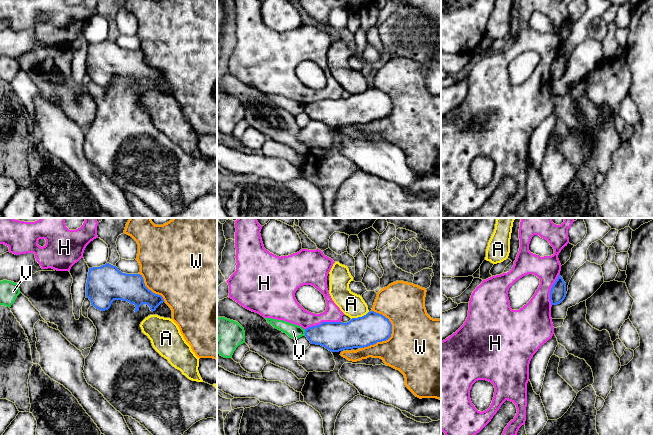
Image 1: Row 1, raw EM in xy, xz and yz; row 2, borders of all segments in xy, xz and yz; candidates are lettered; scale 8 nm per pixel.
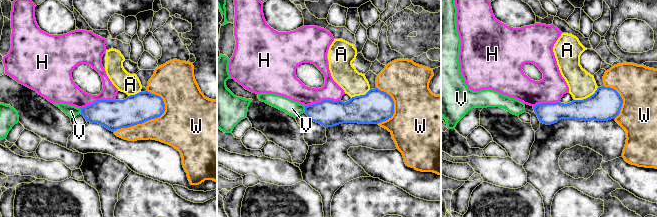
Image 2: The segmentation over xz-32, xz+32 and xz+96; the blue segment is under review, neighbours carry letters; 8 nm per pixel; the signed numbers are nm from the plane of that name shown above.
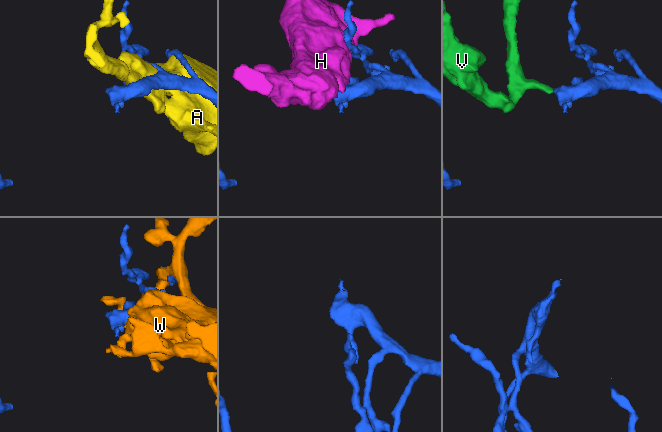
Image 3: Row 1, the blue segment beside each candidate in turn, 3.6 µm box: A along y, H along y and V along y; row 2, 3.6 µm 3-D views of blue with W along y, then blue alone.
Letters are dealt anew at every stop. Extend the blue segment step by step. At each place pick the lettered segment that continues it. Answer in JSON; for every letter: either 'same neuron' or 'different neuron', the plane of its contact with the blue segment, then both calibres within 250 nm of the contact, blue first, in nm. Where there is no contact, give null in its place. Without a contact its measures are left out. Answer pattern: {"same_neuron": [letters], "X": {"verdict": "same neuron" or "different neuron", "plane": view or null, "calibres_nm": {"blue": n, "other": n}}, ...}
{"same_neuron": [], "A": {"verdict": "different neuron", "plane": "xz", "calibres_nm": {"blue": 240, "other": 190}}, "H": {"verdict": "different neuron", "plane": "xz", "calibres_nm": {"blue": 240, "other": 170}}, "V": {"verdict": "different neuron", "plane": "xz", "calibres_nm": {"blue": 240, "other": 110}}, "W": {"verdict": "different neuron", "plane": "xz", "calibres_nm": {"blue": 240, "other": 420}}}

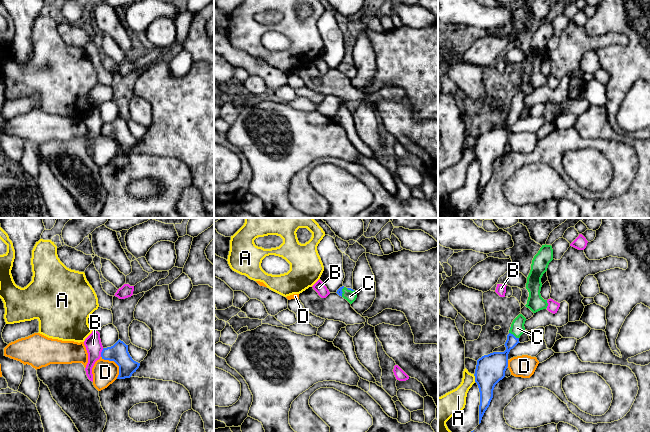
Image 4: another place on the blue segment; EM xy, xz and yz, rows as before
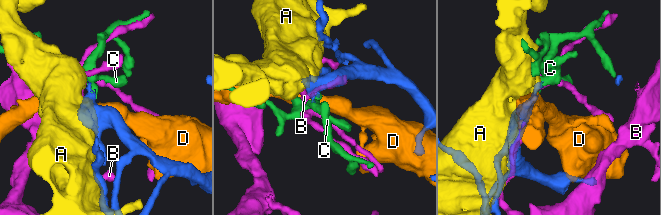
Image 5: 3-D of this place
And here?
{"same_neuron": ["C"], "A": {"verdict": "different neuron", "plane": "yz", "calibres_nm": {"blue": 240, "other": 180}}, "B": {"verdict": "different neuron", "plane": "xy", "calibres_nm": {"blue": 150, "other": 130}}, "C": {"verdict": "same neuron", "plane": "yz", "calibres_nm": {"blue": 160, "other": 110}}, "D": {"verdict": "different neuron", "plane": "xy", "calibres_nm": {"blue": 150, "other": 200}}}

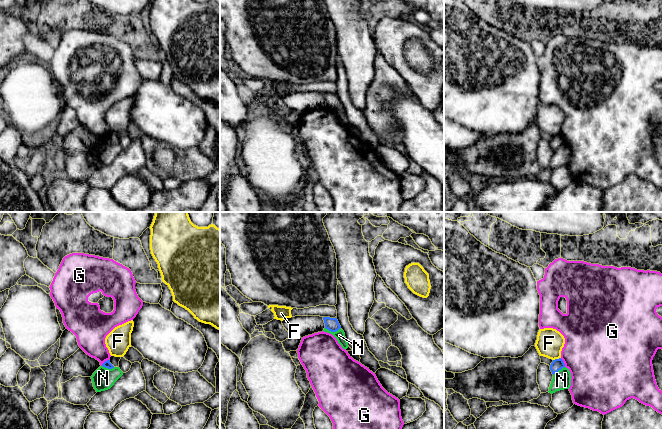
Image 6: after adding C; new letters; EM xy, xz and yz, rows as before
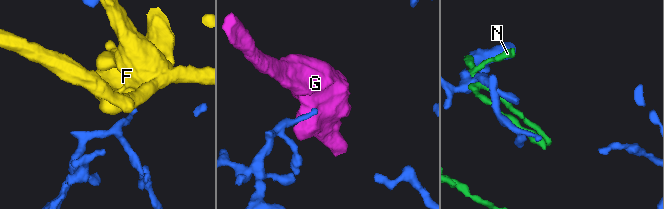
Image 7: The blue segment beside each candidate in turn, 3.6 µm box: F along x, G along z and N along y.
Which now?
{"same_neuron": [], "F": {"verdict": "different neuron", "plane": "yz", "calibres_nm": {"blue": 90, "other": 220}}, "G": {"verdict": "different neuron", "plane": "yz", "calibres_nm": {"blue": 90, "other": 480}}, "N": {"verdict": "different neuron", "plane": "xz", "calibres_nm": {"blue": 110, "other": 80}}}

